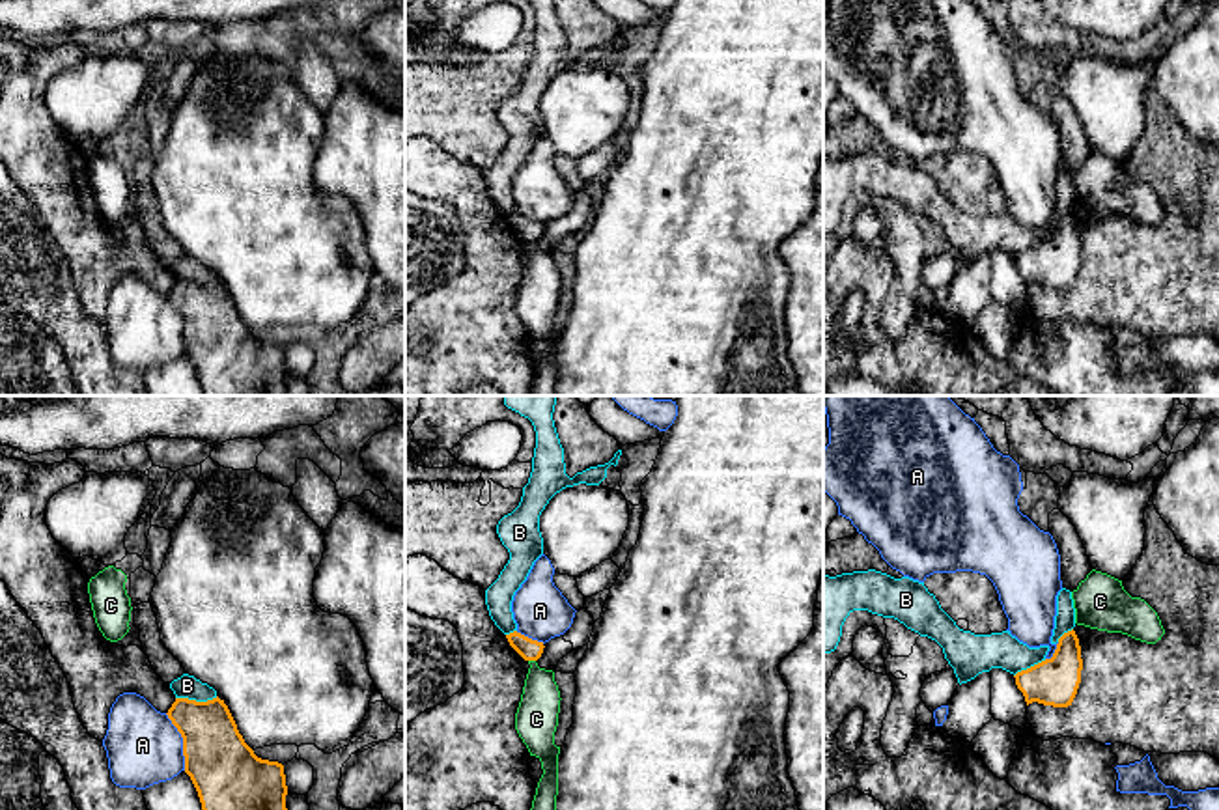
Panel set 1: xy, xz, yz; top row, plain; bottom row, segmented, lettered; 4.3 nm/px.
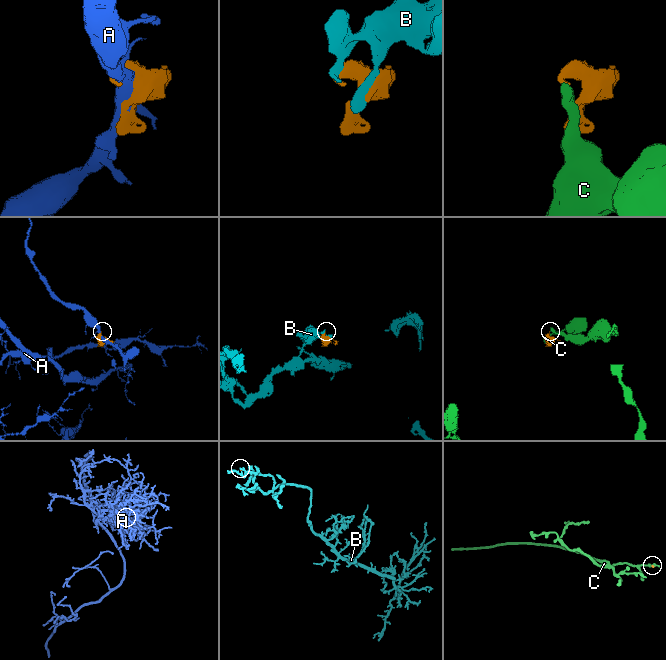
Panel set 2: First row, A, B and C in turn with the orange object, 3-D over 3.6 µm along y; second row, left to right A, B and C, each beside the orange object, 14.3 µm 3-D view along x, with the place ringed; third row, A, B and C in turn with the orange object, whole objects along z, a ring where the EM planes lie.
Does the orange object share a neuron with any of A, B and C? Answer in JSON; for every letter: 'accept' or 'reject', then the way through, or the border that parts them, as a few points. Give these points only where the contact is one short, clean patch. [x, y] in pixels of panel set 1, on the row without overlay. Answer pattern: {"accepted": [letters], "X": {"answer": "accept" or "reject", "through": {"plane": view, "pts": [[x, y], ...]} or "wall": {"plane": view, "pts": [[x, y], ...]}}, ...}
{"accepted": [], "A": {"answer": "reject"}, "B": {"answer": "reject"}, "C": {"answer": "reject", "wall": {"plane": "xz", "pts": [[529, 241], [534, 243]]}}}

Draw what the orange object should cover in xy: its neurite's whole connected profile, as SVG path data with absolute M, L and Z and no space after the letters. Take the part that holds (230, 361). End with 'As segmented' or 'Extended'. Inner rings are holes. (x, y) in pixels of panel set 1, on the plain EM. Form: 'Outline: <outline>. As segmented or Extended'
Outline: M175 280L166 297L183 319L185 355L198 373L203 396L287 396L284 347L254 336L224 282Z. As segmented

